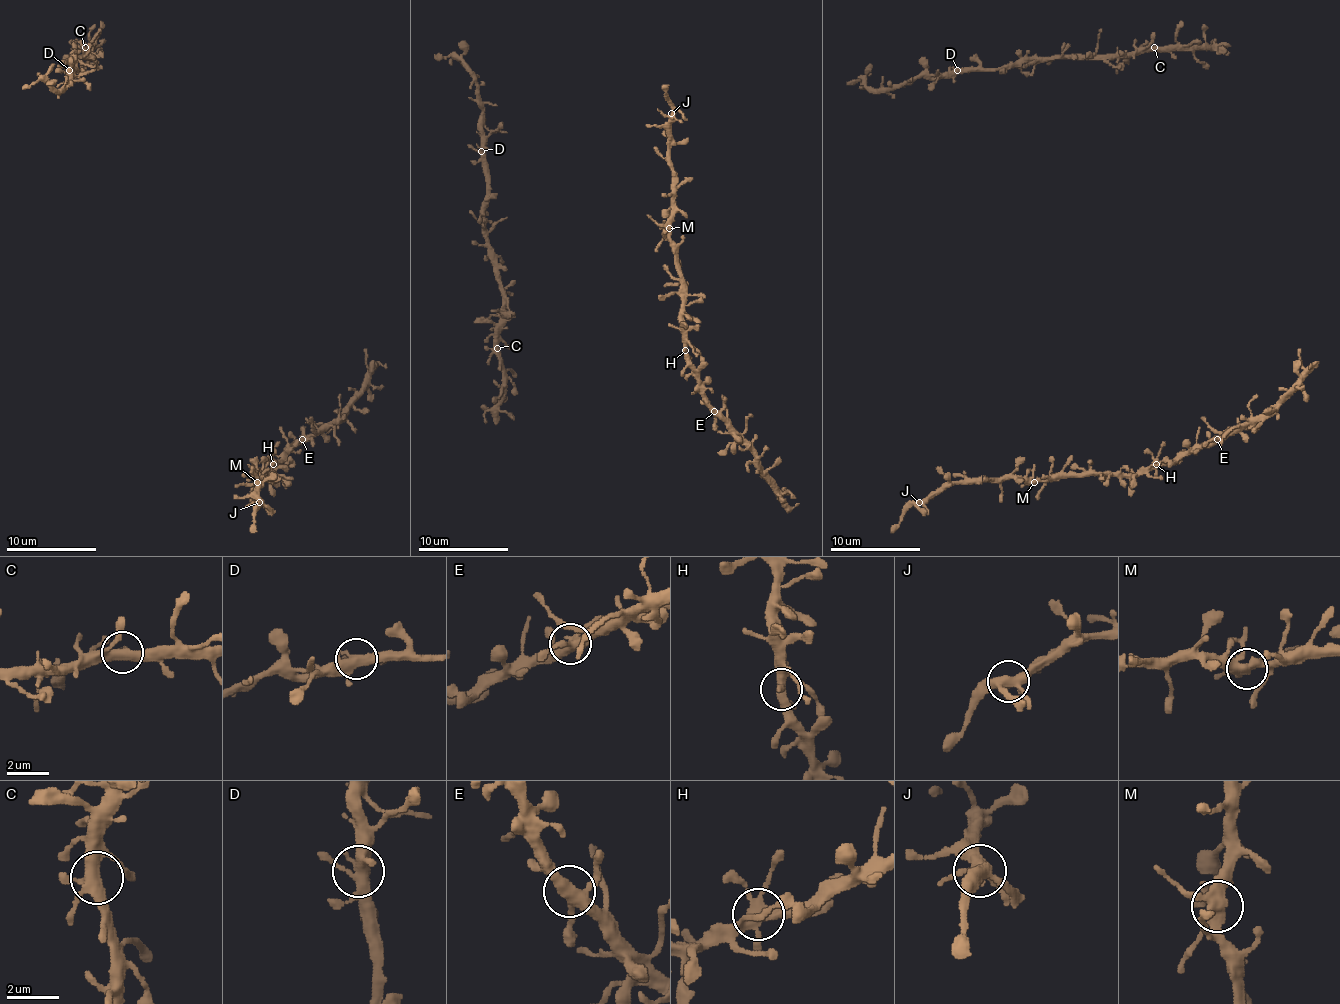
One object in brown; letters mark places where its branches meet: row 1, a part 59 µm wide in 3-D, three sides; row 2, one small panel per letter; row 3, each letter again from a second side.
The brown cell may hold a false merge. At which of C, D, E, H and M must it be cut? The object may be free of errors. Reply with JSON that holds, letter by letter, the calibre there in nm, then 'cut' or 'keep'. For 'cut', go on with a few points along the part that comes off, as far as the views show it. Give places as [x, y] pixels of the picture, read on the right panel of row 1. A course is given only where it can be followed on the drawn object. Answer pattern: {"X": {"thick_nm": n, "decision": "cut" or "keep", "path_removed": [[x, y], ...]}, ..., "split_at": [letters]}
{"C": {"thick_nm": 400, "decision": "keep"}, "D": {"thick_nm": 400, "decision": "keep"}, "E": {"thick_nm": 400, "decision": "keep"}, "H": {"thick_nm": 400, "decision": "keep"}, "M": {"thick_nm": 400, "decision": "keep"}, "split_at": []}

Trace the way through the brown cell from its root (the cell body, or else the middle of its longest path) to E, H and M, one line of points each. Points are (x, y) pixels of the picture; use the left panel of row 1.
E: (363, 348), (368, 369), (368, 382), (363, 391), (341, 416), (302, 439)
H: (363, 348), (368, 369), (368, 382), (363, 391), (336, 421), (302, 439), (273, 464)
M: (363, 348), (368, 369), (368, 382), (363, 391), (336, 421), (302, 439), (271, 473), (257, 482)

